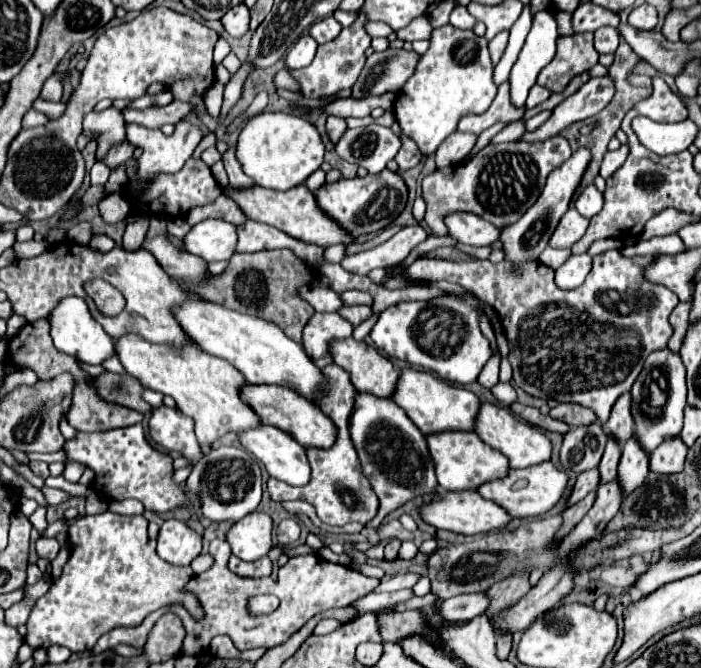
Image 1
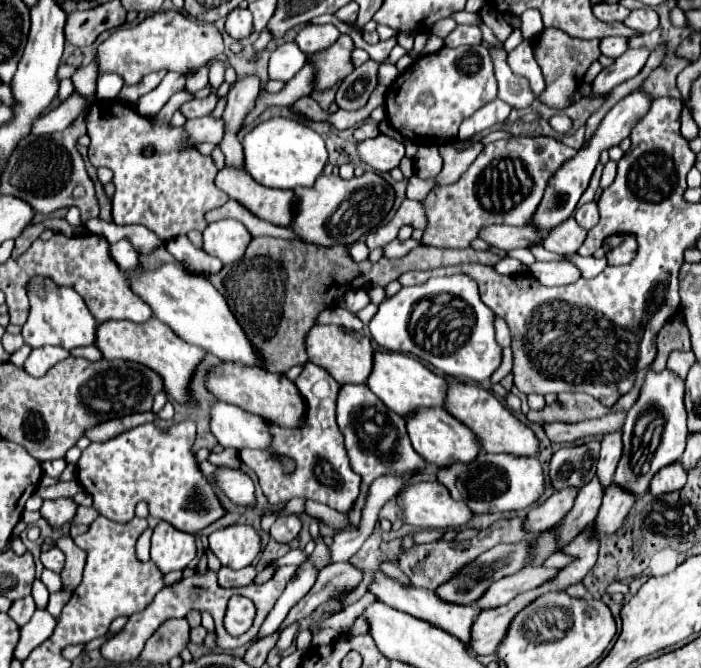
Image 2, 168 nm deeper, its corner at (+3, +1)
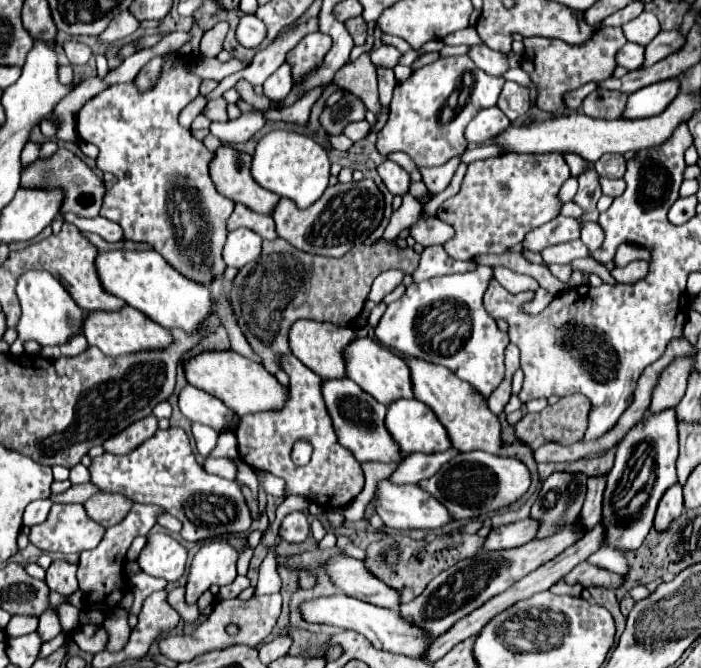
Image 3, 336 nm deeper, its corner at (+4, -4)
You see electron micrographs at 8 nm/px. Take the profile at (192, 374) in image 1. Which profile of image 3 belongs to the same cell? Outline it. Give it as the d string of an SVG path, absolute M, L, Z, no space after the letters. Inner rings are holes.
M125 307L121 311L93 311L87 315L83 323L83 335L87 337L89 345L99 347L107 357L119 357L139 351L155 351L155 349L167 349L173 343L173 335L169 329L163 329L155 321L151 321L147 315L139 313L133 307Z

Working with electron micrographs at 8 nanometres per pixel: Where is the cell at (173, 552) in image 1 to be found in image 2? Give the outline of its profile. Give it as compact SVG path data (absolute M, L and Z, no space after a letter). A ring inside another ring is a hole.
M158 522L152 534L152 562L162 570L184 570L196 556L194 536L176 530L168 522Z

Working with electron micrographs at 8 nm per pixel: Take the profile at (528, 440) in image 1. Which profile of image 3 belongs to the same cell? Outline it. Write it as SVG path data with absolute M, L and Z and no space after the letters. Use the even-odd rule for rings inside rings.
M409 359L411 367L411 379L415 385L415 399L429 405L433 413L439 417L443 427L447 429L453 447L459 453L467 451L487 451L493 455L503 453L503 439L501 439L501 423L495 413L487 407L487 397L483 397L477 389L471 387L471 383L461 381L451 373L449 369L443 369L441 365L427 365L419 359Z

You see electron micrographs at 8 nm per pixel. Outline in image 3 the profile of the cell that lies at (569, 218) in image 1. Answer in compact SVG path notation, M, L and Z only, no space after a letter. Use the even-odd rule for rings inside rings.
M577 239L555 245L555 247L547 247L541 253L545 263L571 263L573 259L587 257L587 255L589 255L589 249L583 245L583 241L577 241Z

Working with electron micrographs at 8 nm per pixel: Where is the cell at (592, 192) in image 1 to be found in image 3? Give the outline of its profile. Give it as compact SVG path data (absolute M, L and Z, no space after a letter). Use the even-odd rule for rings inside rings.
M579 219L579 227L581 227L581 241L589 247L589 251L595 251L603 243L603 229L601 229L601 225L597 221Z

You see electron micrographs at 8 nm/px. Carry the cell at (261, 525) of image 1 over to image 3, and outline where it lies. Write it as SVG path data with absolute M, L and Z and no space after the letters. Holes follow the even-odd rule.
M211 541L203 545L189 569L187 577L187 605L195 605L199 595L211 585L227 585L237 577L239 551L227 541Z

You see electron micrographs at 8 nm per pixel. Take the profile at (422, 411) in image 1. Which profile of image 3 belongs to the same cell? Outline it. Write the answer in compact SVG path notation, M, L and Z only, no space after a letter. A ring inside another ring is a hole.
M355 339L347 347L347 353L347 377L353 379L365 393L373 395L379 403L391 405L397 399L413 399L411 371L403 357L395 355L387 347L381 347L373 339Z

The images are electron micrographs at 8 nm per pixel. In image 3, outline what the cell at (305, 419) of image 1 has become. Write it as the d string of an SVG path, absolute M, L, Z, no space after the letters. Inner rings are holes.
M235 351L201 353L185 363L185 375L191 385L221 399L229 409L233 409L235 413L241 413L241 417L247 413L279 411L287 403L287 387L283 387L259 363L239 355Z

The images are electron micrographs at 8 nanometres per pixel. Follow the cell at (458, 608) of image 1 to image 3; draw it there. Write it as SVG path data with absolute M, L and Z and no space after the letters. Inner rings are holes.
M579 563L561 581L591 587L591 585L619 585L621 577L617 573L607 571L607 569L601 569L601 567L595 567L595 565L589 565L589 563Z

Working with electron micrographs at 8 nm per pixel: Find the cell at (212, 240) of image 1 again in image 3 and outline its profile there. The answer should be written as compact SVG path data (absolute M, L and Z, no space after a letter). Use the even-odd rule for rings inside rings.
M235 229L227 233L225 245L223 245L223 261L225 265L231 267L243 267L251 261L255 261L255 257L259 257L261 253L261 237L257 233L253 233L251 229Z

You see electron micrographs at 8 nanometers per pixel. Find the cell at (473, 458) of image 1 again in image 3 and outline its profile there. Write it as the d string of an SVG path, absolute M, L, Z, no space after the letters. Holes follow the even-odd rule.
M399 399L387 407L385 425L405 453L439 453L451 447L447 429L417 399Z

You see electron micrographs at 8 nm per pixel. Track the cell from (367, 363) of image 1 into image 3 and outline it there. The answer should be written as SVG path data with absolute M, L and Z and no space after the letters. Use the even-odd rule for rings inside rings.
M295 321L289 333L291 353L307 365L321 379L343 379L347 375L345 347L355 339L355 331L351 327L335 325L335 323L317 323L317 321Z

